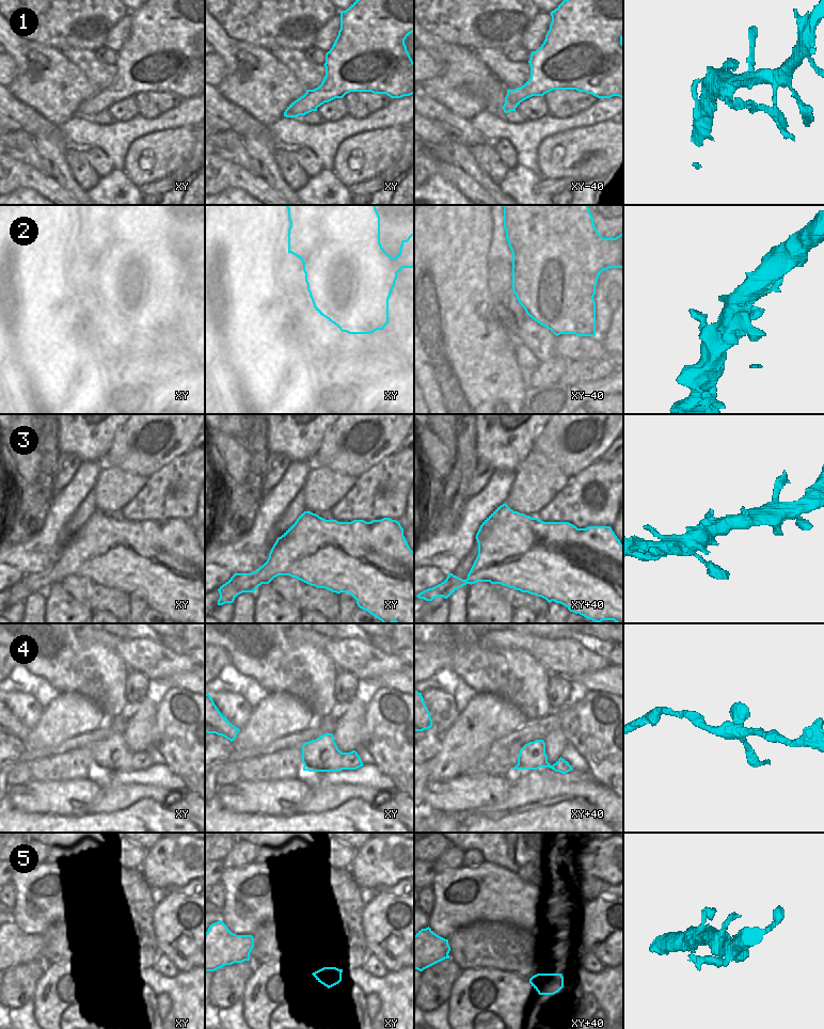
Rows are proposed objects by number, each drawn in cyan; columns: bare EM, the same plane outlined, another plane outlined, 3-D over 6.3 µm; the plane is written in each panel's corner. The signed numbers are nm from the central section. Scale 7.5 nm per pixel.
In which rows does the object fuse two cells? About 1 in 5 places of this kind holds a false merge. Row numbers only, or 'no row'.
no row.

